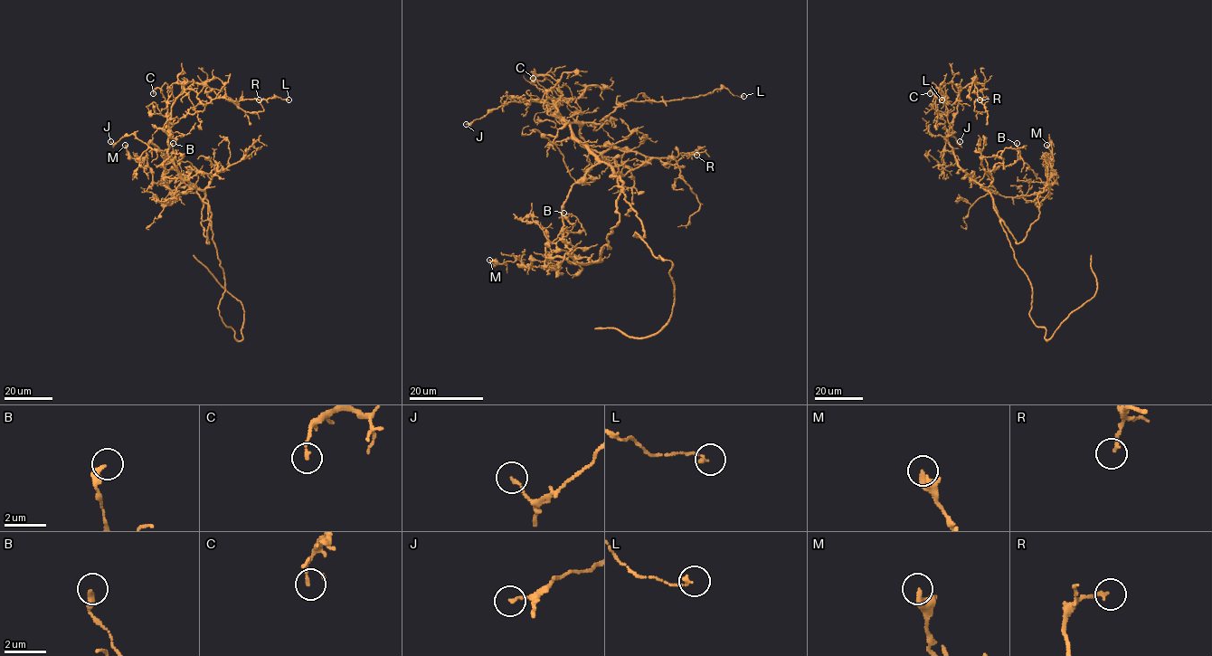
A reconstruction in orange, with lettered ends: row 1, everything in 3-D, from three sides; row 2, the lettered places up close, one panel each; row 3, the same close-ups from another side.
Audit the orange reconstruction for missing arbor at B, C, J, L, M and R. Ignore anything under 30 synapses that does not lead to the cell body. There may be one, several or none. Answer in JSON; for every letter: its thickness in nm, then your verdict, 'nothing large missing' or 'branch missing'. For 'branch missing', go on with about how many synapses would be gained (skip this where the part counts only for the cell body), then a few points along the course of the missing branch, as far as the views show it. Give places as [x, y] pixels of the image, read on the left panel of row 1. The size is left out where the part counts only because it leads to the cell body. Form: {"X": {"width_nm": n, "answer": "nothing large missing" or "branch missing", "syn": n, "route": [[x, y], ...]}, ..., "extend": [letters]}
{"B": {"width_nm": 320, "answer": "nothing large missing"}, "C": {"width_nm": 150, "answer": "nothing large missing"}, "J": {"width_nm": 150, "answer": "nothing large missing"}, "L": {"width_nm": 160, "answer": "nothing large missing"}, "M": {"width_nm": 280, "answer": "nothing large missing"}, "R": {"width_nm": 160, "answer": "nothing large missing"}, "extend": []}

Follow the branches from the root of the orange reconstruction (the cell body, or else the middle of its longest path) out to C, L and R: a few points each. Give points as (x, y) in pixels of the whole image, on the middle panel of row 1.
C: (619, 184), (614, 171), (581, 144), (555, 114), (553, 101), (561, 92), (549, 80), (533, 78)
L: (619, 184), (556, 106), (562, 121), (601, 123), (629, 100), (724, 87), (743, 96)
R: (619, 184), (556, 106), (559, 118), (576, 122), (598, 152), (617, 147), (674, 164), (705, 147), (696, 155)

